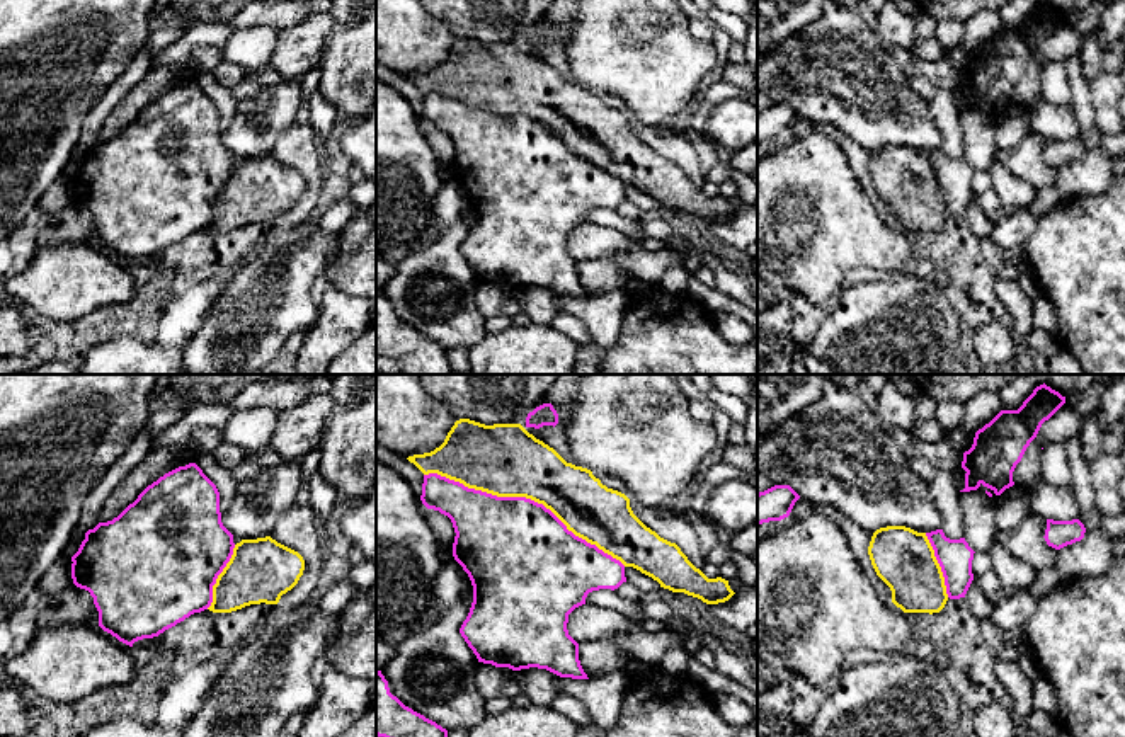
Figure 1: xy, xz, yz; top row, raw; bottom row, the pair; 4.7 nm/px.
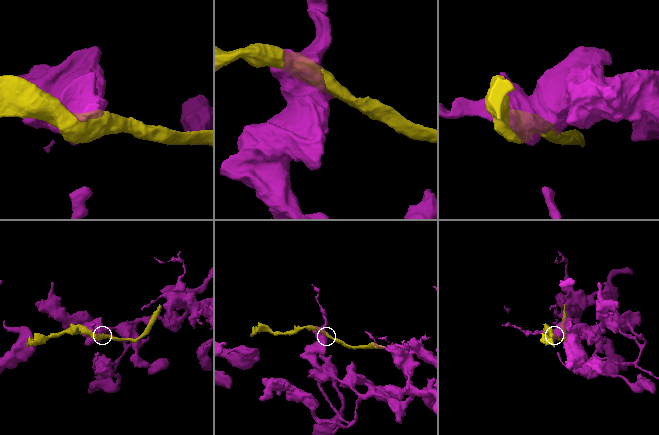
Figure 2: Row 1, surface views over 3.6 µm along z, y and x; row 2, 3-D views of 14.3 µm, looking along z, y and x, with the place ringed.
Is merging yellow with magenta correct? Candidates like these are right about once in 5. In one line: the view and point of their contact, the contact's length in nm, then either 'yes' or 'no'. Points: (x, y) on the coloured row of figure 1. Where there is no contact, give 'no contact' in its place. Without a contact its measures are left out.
contact xz (525, 496); length 1050 nm; no

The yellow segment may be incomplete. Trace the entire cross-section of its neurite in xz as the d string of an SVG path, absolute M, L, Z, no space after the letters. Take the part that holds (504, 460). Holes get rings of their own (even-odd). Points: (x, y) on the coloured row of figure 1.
M460 419L444 443L431 453L407 458L424 475L437 473L468 488L497 497L526 497L550 509L575 536L652 577L660 587L684 592L706 604L728 601L735 592L728 580L708 579L676 543L660 538L631 511L630 499L601 483L591 470L567 463L553 448L529 434L521 424L485 426Z

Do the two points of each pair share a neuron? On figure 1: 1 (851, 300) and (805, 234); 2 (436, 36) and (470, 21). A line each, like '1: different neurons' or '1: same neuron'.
1: different neurons
2: different neurons

